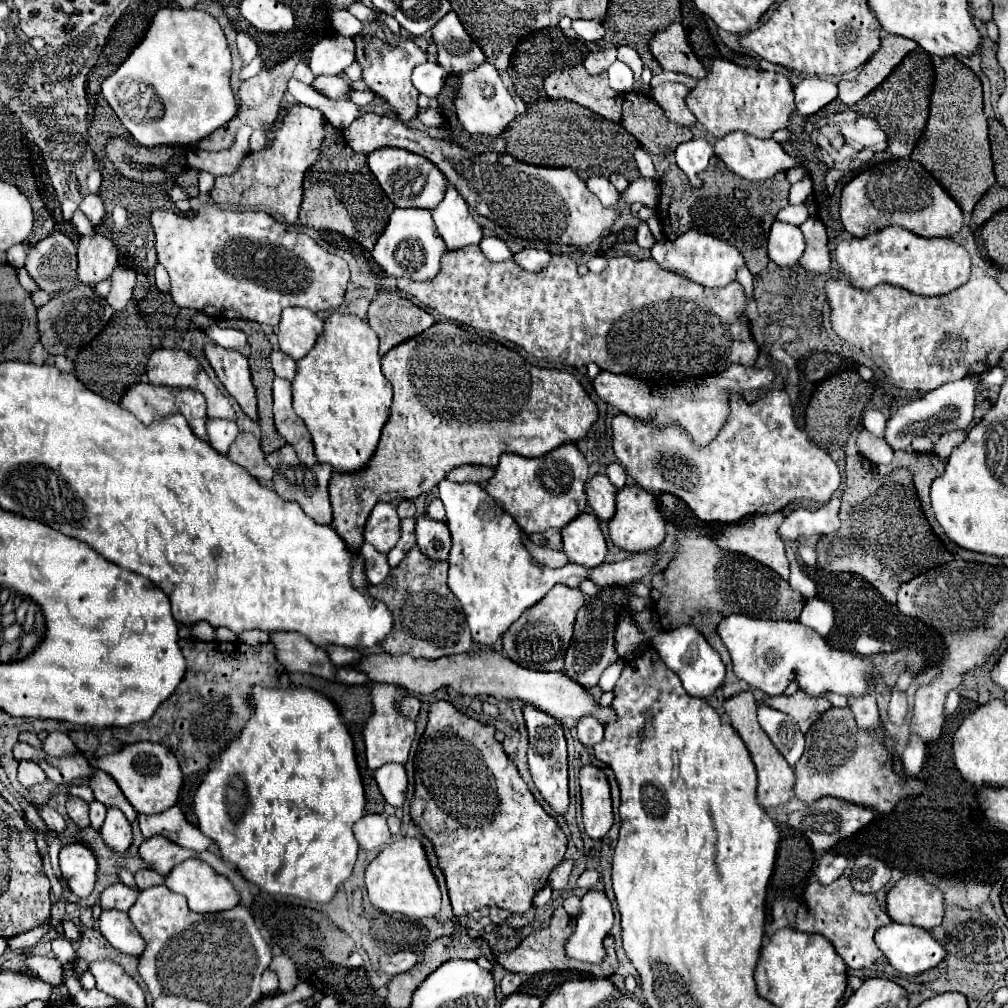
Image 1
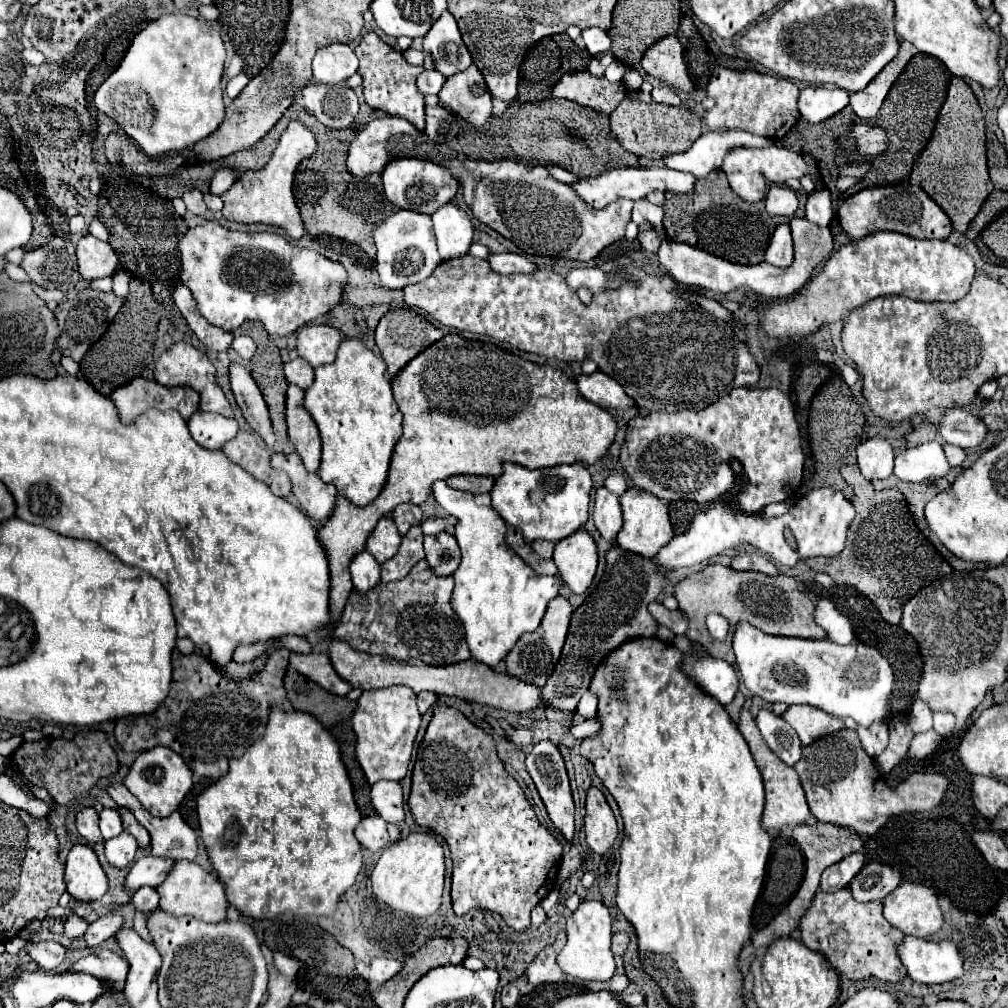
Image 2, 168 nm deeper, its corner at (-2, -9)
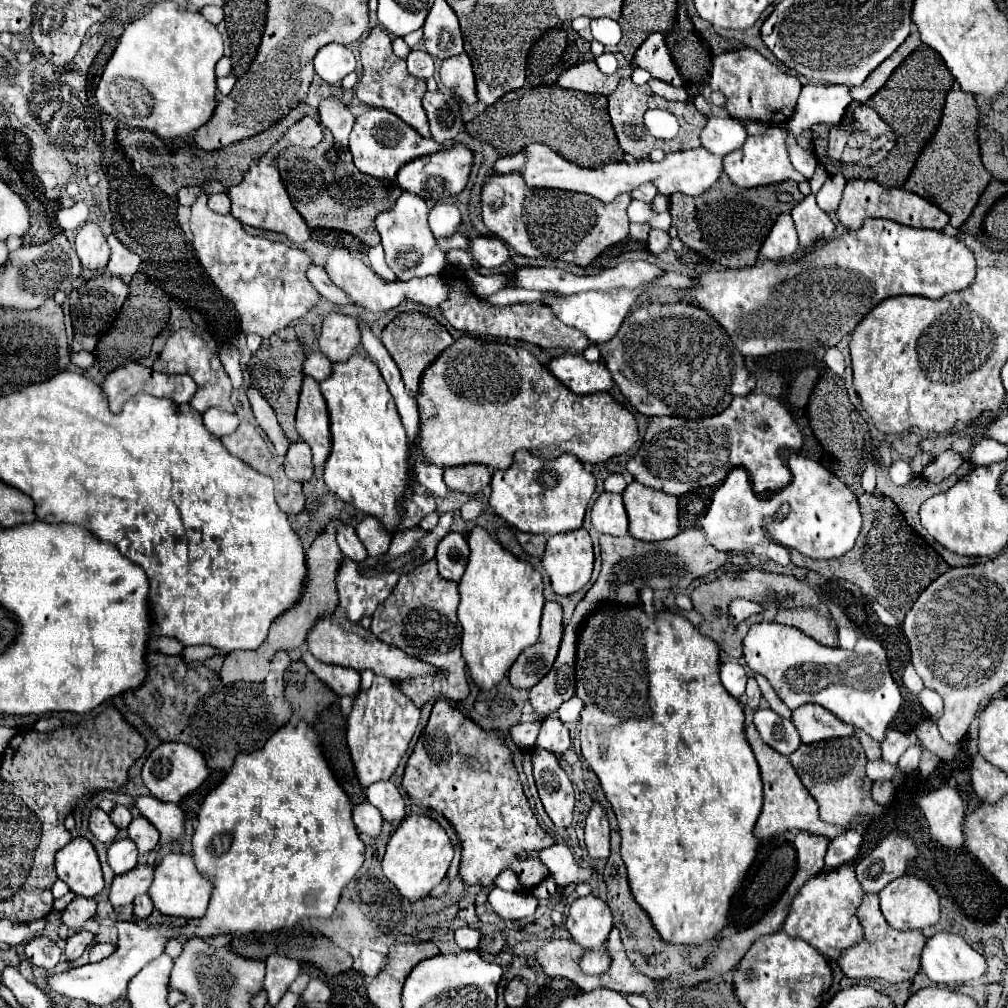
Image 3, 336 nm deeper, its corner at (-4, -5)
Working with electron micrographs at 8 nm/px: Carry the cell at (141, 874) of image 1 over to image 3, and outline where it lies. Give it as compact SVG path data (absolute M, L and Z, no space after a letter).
M148 893L136 897L132 905L134 905L134 917L136 917L136 919L146 919L146 917L152 913L152 909L154 909L152 897L150 897Z

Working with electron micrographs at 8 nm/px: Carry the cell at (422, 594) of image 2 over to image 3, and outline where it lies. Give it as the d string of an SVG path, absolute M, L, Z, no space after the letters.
M426 561L416 567L412 573L406 573L398 579L396 587L384 603L372 615L370 631L384 643L402 649L408 655L416 655L422 661L438 667L438 672L422 679L412 679L400 683L398 687L408 693L408 697L418 705L426 705L433 698L447 698L460 701L468 697L466 681L466 661L460 651L462 643L462 625L456 617L458 607L458 585L440 577L436 561Z

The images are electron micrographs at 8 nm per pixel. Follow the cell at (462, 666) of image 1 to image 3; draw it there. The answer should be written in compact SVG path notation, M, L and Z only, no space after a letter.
M344 615L322 617L314 625L306 645L308 645L308 651L316 659L320 659L324 663L332 663L332 665L340 665L340 667L350 667L350 669L356 669L356 671L370 669L376 675L388 677L390 681L410 681L410 679L416 679L416 677L422 677L422 675L432 675L432 673L438 671L436 667L428 665L426 661L420 661L418 657L406 655L404 651L382 643L368 629L364 629L358 623L348 621Z

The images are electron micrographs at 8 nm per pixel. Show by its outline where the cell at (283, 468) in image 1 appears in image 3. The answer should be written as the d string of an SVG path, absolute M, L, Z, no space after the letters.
M296 441L290 445L284 457L284 471L292 481L298 481L298 483L308 483L314 477L310 447L304 441Z

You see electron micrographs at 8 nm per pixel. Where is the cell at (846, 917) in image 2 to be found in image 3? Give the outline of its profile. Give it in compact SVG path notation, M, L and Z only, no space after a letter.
M864 895L856 909L858 921L864 929L864 939L842 951L838 965L844 975L852 979L884 979L888 983L900 983L912 979L920 971L920 951L926 943L922 931L898 931L888 925L880 911L878 895Z

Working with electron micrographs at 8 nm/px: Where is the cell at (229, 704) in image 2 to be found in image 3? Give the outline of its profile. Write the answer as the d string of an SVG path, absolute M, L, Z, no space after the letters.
M148 651L146 659L148 679L138 691L124 695L126 707L140 715L152 733L156 733L162 741L180 741L192 745L204 755L210 769L230 769L238 753L260 749L264 741L292 715L292 707L284 699L282 679L286 667L290 665L286 651L278 651L274 655L276 673L270 673L266 681L238 681L232 685L224 685L220 677L206 665L190 667L182 655Z

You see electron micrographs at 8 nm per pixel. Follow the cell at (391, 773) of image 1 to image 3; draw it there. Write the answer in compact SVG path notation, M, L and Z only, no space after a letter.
M378 781L366 789L368 801L382 811L386 821L402 821L406 815L406 805L392 781Z

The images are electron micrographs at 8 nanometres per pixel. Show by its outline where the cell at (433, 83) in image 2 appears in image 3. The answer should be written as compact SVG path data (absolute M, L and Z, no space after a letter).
M412 51L412 53L408 55L406 63L408 63L408 71L410 71L414 77L430 79L430 77L434 77L434 73L436 73L434 59L432 59L426 51Z

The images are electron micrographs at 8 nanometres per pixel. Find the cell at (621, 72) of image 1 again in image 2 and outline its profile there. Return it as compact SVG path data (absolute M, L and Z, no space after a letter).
M614 61L614 63L610 63L610 65L608 65L608 69L606 69L604 77L606 77L608 81L622 81L624 69L626 69L626 67L624 67L620 61Z

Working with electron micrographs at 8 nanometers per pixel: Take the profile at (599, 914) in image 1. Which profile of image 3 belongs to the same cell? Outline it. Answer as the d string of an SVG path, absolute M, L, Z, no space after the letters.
M594 895L578 897L576 901L572 901L564 925L570 931L572 939L584 949L584 955L578 961L580 969L586 975L602 975L604 969L608 969L610 963L612 963L612 957L608 953L608 947L606 947L606 941L608 941L608 935L610 935L610 929L612 929L614 921L612 921L612 911L608 909L608 905L602 899L594 897Z

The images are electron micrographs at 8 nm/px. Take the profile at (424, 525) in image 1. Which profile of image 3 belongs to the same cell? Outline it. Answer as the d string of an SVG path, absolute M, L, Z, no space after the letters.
M450 531L436 549L438 571L448 581L460 581L468 563L468 543L462 533Z

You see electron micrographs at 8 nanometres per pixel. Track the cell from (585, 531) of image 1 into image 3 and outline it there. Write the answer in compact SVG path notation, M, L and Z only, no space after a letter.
M576 529L572 533L552 535L546 543L542 565L552 581L552 589L560 595L580 591L592 575L594 551L588 531Z

